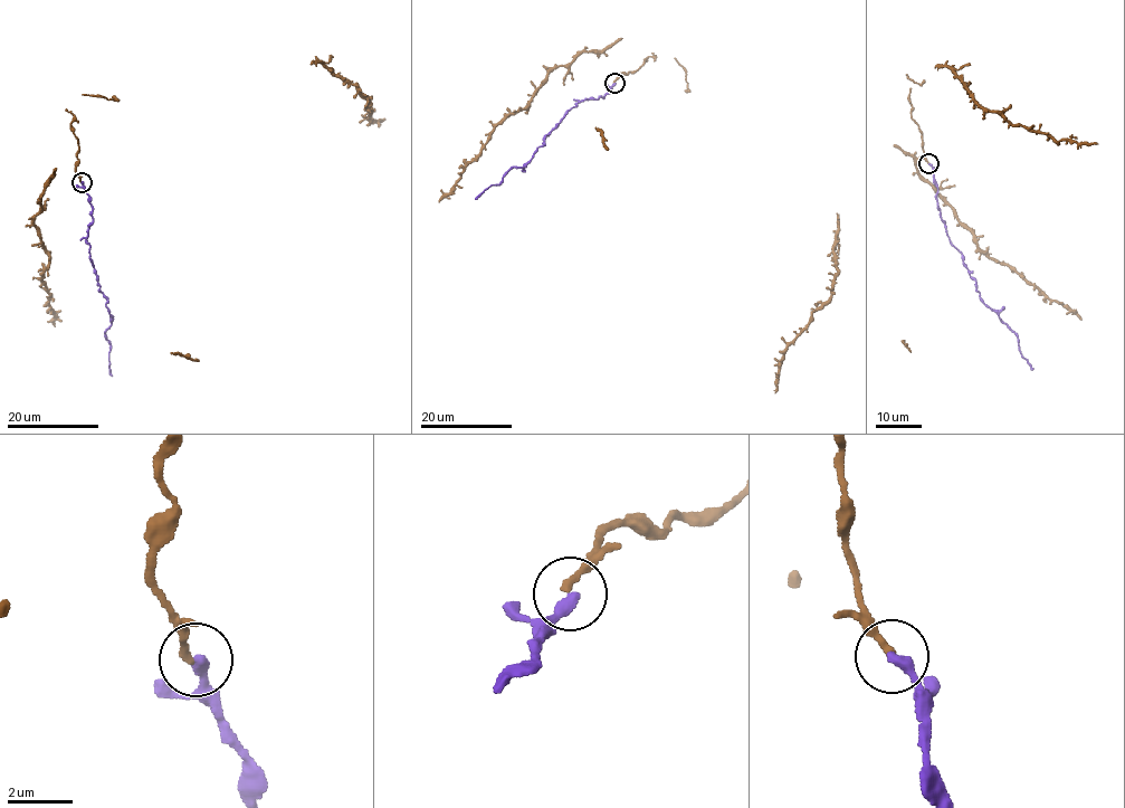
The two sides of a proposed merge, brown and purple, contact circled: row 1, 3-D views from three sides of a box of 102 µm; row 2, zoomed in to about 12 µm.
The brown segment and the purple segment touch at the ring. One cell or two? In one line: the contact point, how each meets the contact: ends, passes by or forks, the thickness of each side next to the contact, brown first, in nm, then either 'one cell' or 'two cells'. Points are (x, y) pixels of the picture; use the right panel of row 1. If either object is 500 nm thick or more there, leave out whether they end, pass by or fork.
at (928, 163); brown ends there; purple ends there; 240 nm thick on the brown side, 360 nm on the other; one cell

